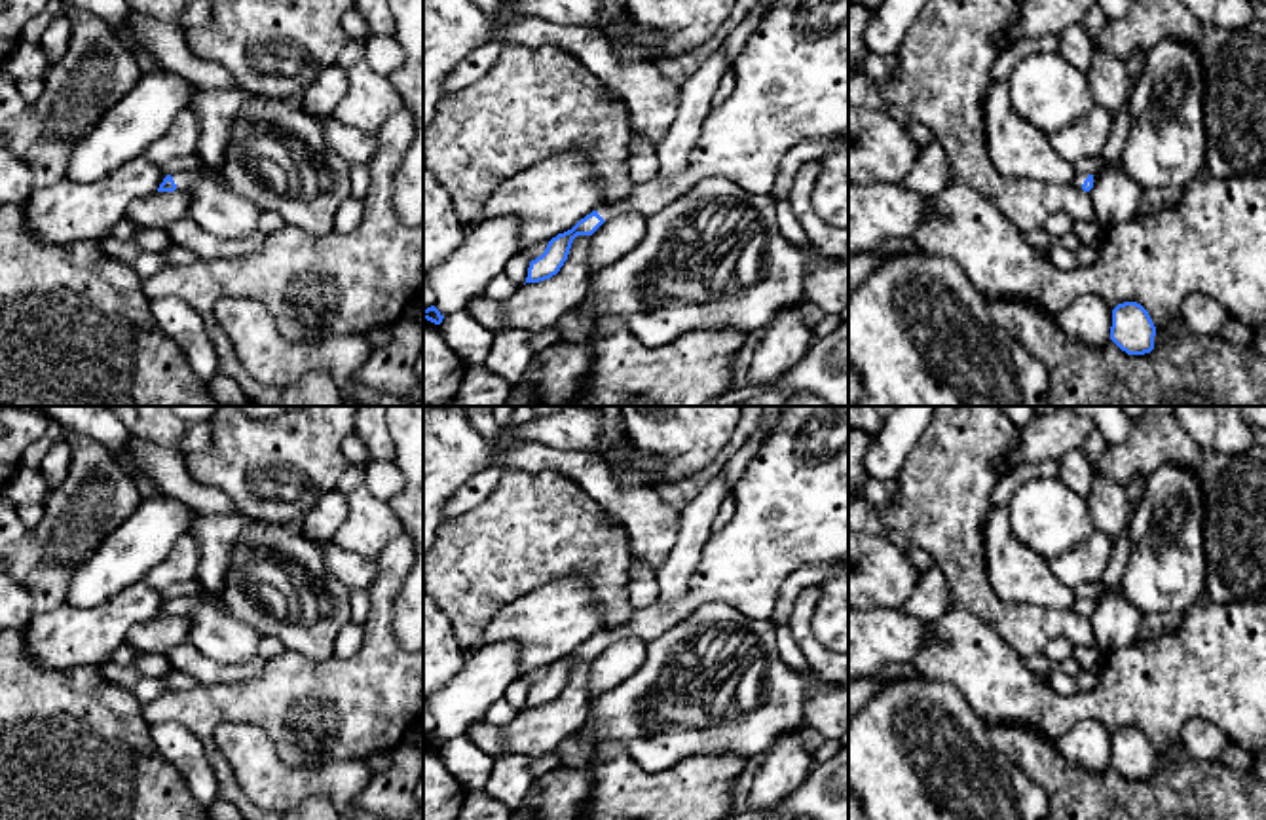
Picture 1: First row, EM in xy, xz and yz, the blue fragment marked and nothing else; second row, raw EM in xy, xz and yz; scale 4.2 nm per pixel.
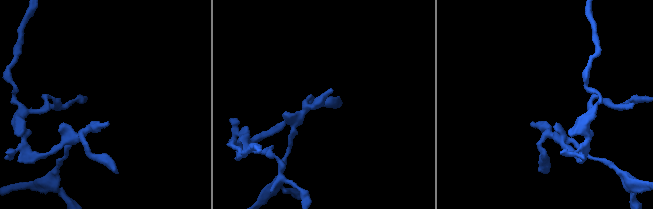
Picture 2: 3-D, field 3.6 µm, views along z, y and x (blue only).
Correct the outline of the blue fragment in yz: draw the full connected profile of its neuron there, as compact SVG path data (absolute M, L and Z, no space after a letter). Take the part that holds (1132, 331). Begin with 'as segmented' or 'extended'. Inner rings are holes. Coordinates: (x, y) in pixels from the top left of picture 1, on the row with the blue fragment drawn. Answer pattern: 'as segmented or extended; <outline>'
as segmented; M1124 302L1112 309L1110 340L1127 355L1154 349L1156 326L1148 311L1137 302Z

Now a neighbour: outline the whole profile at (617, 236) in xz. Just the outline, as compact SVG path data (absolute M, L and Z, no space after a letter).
M623 213L605 220L590 239L586 264L590 273L626 254L645 233L645 214Z

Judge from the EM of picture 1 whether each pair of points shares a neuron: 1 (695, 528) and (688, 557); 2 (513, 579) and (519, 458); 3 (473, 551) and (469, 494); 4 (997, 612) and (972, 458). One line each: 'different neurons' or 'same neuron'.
1: same neuron
2: different neurons
3: different neurons
4: same neuron

